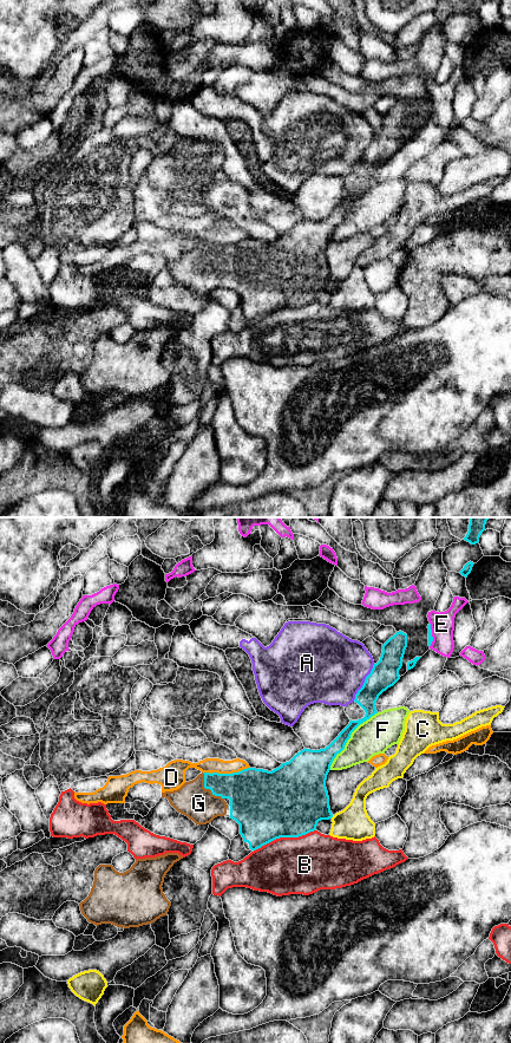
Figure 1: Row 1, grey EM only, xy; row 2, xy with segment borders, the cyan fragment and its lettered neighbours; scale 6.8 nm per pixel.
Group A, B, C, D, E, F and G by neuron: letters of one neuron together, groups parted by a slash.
A / B / C / D / E / F / G

